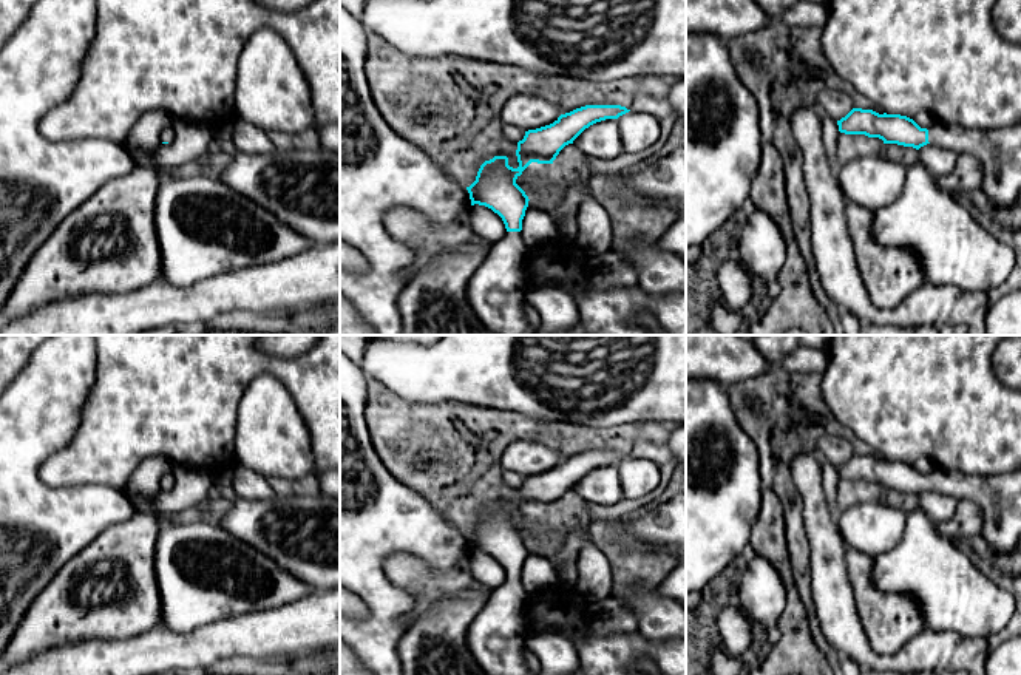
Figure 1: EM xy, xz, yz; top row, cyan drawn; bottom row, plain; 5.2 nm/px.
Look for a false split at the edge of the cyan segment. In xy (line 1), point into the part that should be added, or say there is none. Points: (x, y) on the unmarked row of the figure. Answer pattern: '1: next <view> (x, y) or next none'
1: next xy (167, 481)

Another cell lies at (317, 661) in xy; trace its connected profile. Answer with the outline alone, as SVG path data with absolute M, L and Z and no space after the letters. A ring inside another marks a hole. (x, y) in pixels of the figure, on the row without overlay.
M340 646L324 650L314 650L309 653L297 655L290 663L292 669L298 673L321 673L326 670L340 670Z

